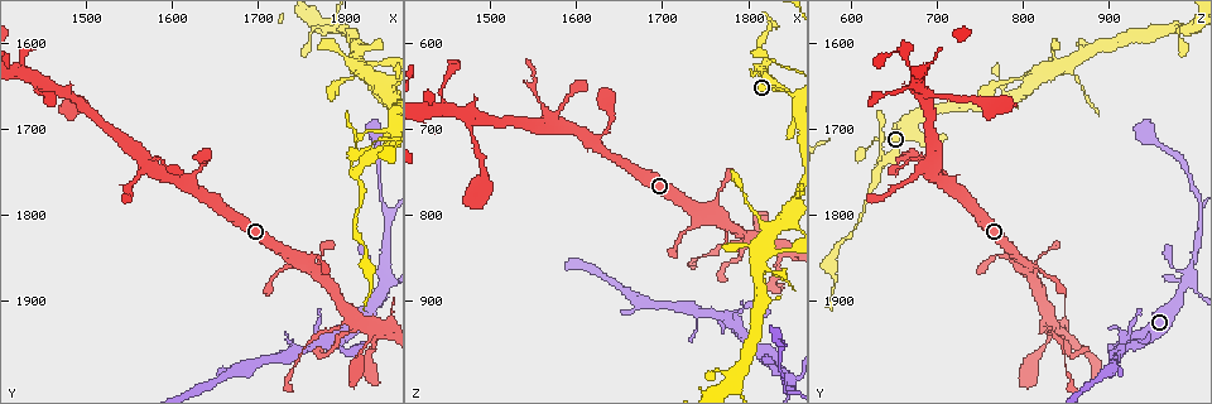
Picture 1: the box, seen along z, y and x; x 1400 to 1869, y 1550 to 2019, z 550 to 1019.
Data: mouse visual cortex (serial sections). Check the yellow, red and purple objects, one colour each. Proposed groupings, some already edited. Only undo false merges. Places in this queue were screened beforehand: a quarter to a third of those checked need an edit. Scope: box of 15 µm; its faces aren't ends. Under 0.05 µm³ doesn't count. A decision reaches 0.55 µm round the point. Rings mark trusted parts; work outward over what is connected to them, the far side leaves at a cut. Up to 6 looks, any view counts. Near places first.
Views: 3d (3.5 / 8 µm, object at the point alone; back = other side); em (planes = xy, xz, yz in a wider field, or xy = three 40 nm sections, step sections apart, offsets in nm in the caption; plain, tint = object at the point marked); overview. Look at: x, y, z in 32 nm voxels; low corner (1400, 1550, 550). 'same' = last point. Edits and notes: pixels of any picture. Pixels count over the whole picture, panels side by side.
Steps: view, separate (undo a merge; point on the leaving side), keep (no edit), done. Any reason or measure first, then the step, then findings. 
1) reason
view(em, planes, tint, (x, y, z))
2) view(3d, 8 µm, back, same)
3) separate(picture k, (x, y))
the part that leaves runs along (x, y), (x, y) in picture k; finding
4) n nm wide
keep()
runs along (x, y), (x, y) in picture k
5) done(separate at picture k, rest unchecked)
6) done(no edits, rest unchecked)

arms part here
view(3d, 3.5 µm, (1810, 1745, 635))

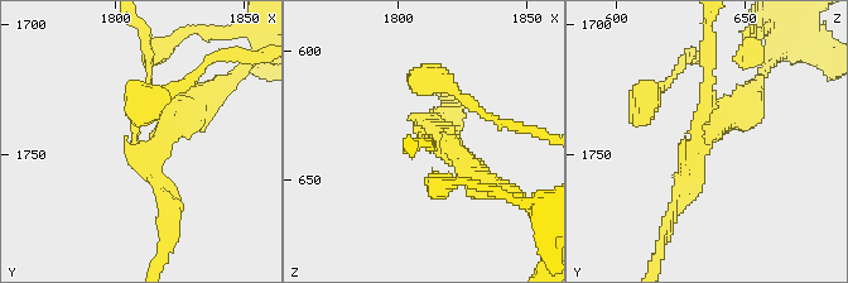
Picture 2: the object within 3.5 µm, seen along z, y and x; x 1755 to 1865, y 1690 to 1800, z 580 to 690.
view(em, planes, tint, (1814, 1748, 633))

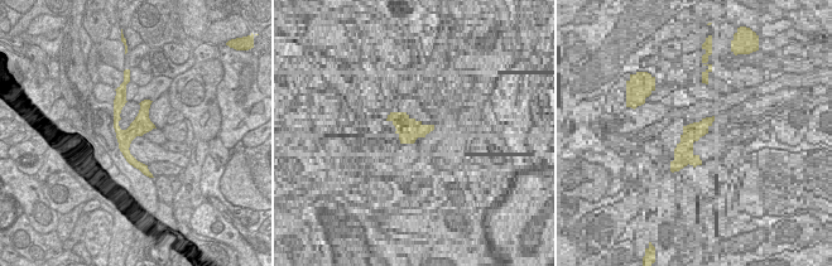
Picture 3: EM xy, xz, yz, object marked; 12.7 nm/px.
view(em, xy, step 2, tint, same)

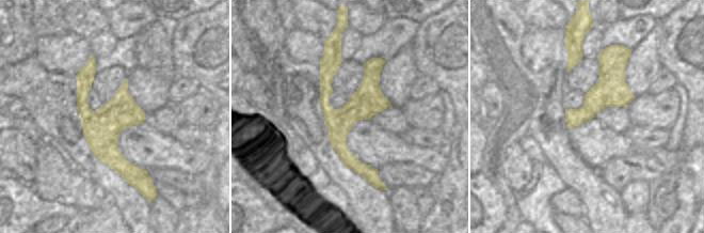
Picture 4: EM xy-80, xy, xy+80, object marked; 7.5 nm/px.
separate(picture 2, (703, 95))
the part that leaves runs along (695, 150), (659, 259) in picture 2; two cells meet here

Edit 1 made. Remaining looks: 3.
see it whole again
view(overview)

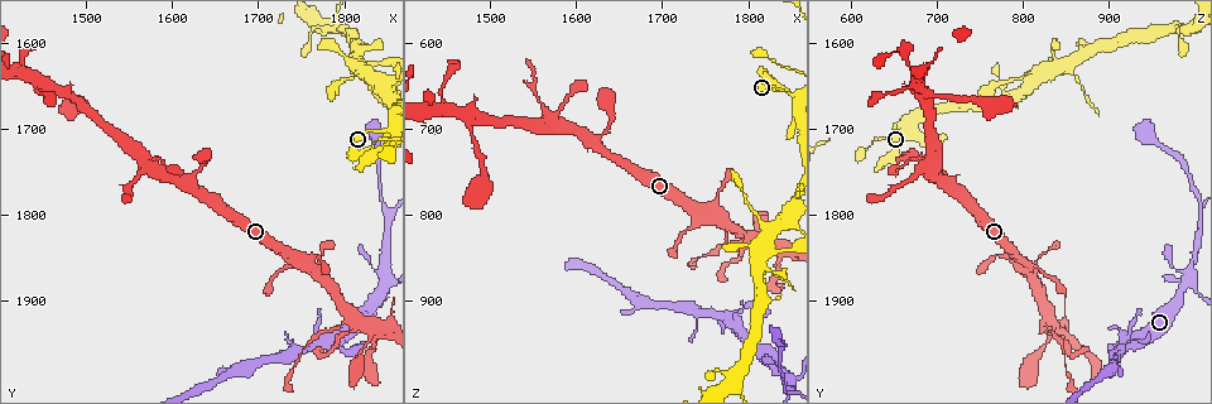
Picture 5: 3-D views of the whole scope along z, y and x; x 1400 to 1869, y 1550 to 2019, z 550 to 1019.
abrupt turn
view(3d, 3.5 µm, (1800, 1925, 825))

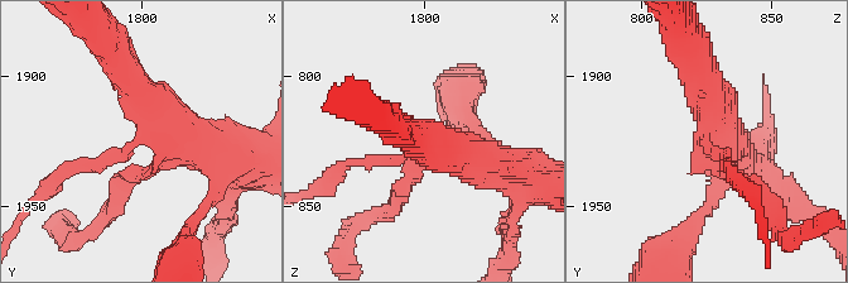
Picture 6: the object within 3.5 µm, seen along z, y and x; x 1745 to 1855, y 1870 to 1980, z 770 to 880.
arms of 150, 400, 500 nm
keep()
runs along (105, 42), (148, 108), (213, 154) in picture 6; continuous, no second cell

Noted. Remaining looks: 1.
done(separate at picture 2, rest unchecked)

